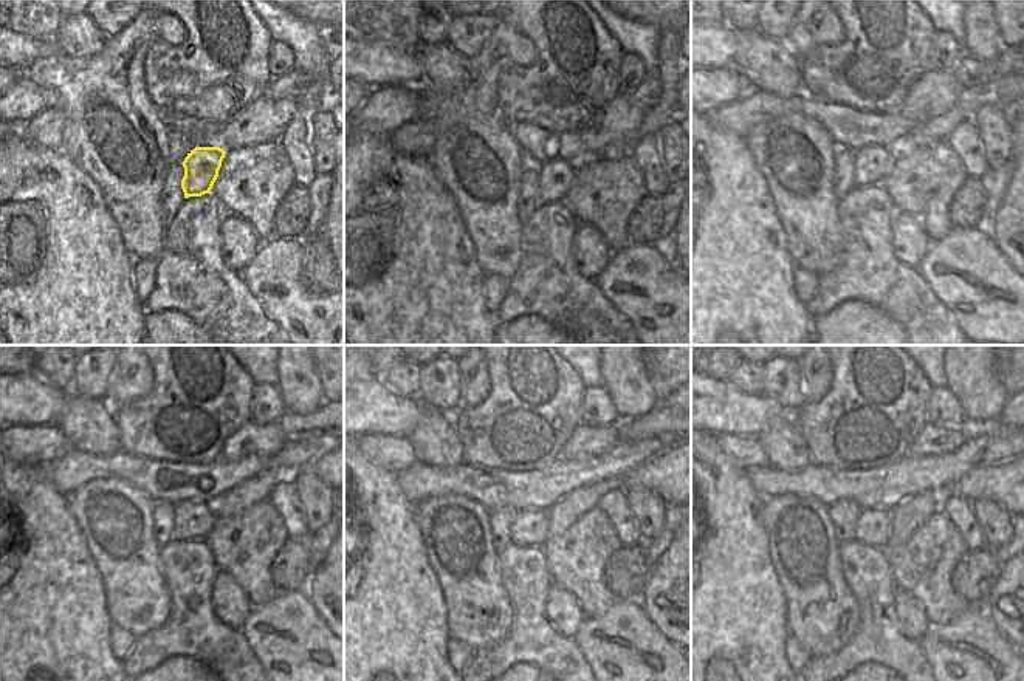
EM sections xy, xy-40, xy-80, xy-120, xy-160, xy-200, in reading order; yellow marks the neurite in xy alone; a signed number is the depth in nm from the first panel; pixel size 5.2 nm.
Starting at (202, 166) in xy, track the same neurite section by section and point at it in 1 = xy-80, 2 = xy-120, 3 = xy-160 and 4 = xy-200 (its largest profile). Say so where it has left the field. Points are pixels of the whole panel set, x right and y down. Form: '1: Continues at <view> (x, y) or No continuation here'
1: Continues at xy-80 (876, 167)
2: Continues at xy-120 (191, 522)
3: Continues at xy-160 (529, 528)
4: Continues at xy-200 (872, 528)

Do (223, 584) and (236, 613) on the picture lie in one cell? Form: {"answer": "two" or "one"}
{"answer": "one"}

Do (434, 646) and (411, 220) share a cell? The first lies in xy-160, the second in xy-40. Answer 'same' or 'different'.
same

